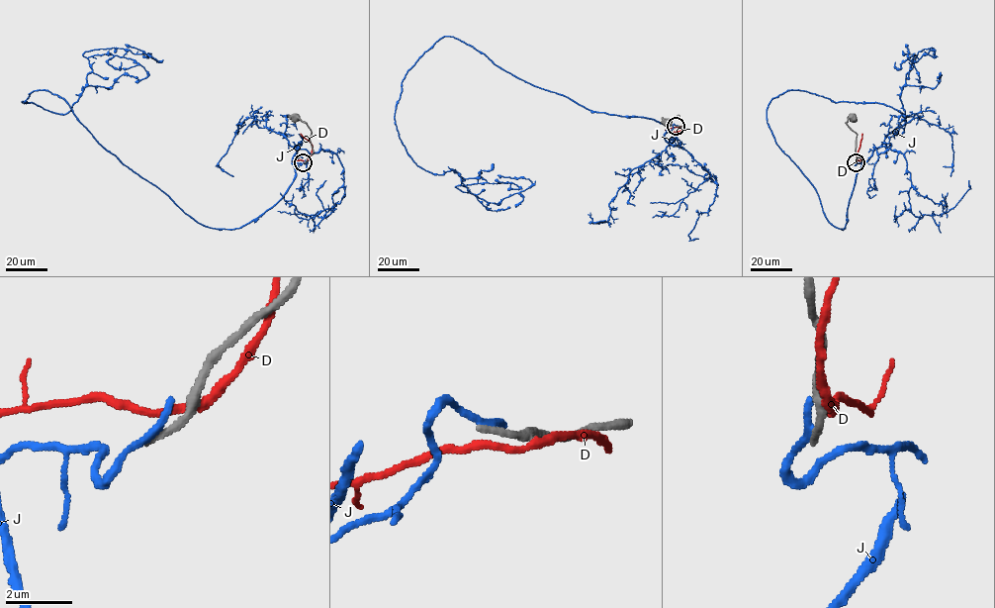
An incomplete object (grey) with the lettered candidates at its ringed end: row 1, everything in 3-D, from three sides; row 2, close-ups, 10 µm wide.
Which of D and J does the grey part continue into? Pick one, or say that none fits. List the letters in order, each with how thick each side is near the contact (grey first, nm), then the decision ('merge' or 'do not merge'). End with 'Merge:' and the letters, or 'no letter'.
D: 260 nm thick on the grey side, 260 nm on the other; do not merge
J: 260 nm thick on the grey side, 300 nm on the other; do not merge
Merge: no letter

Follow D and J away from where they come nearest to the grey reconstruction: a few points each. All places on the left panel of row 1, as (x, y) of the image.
D: (307, 160), (312, 145), (300, 134)
J: (304, 162), (272, 207), (216, 229), (63, 99), (22, 102), (66, 113), (85, 51), (159, 62), (125, 44)

